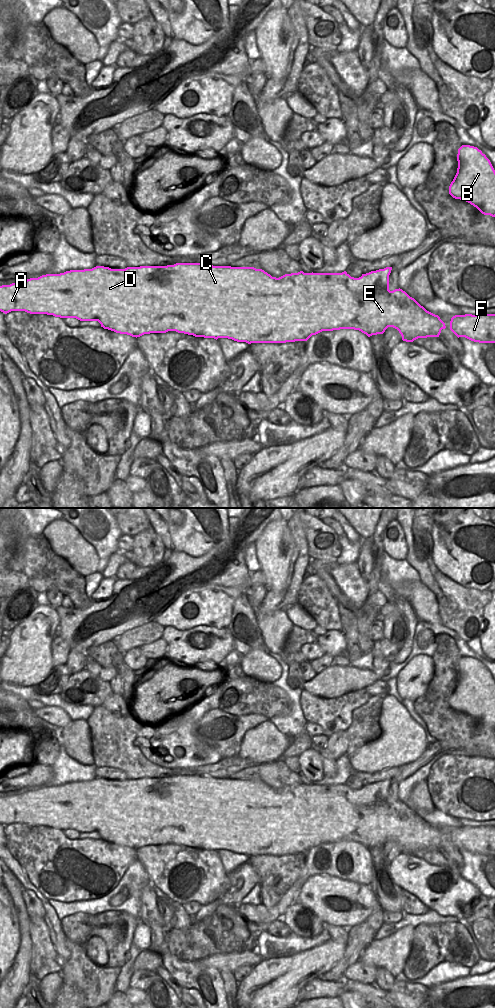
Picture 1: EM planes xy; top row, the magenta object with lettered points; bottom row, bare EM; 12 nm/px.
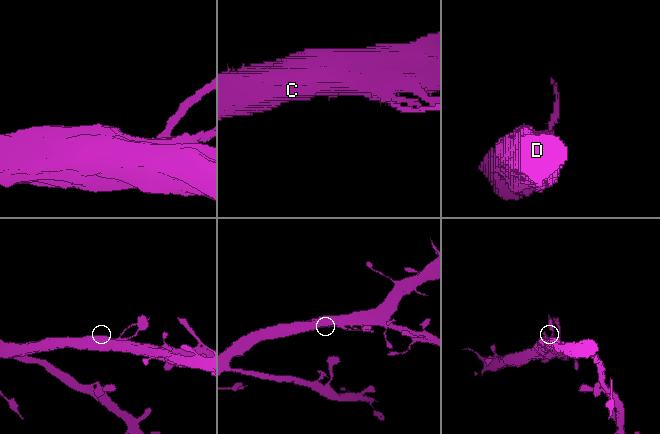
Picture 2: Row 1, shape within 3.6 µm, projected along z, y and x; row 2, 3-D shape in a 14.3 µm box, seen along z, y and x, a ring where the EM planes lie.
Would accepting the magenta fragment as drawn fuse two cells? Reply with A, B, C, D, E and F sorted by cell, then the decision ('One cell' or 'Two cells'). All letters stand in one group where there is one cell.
Groups: A B C D E F. One cell.

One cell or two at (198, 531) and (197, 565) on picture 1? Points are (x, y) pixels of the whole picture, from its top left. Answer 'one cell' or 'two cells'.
two cells

